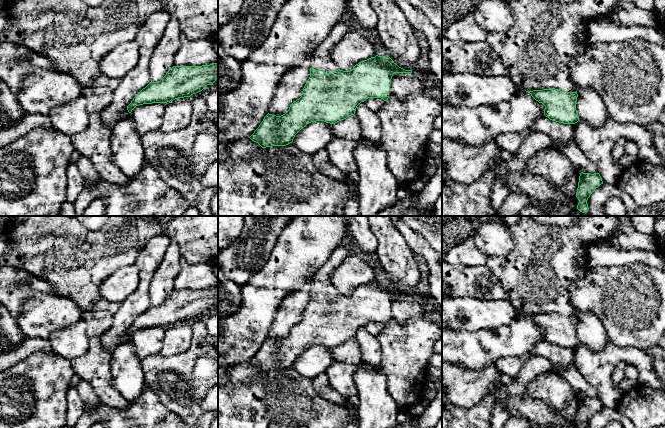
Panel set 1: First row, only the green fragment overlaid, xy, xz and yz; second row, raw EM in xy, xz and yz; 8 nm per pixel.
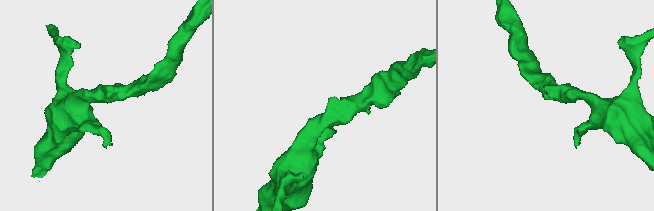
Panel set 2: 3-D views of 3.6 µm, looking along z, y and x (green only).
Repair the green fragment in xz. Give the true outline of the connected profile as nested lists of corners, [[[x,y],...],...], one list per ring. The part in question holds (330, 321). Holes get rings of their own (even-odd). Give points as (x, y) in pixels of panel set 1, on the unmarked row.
[[[351,237],[346,239],[331,254],[330,259],[313,275],[310,283],[310,301],[306,305],[302,319],[294,325],[289,334],[276,340],[267,338],[259,351],[249,361],[262,372],[286,370],[293,366],[295,359],[307,348],[316,345],[335,348],[354,339],[357,330],[368,322],[381,322],[387,325],[391,303],[394,297],[412,297],[399,291],[388,279],[371,281],[356,288],[352,294],[340,294],[330,282],[330,274],[349,255],[357,252],[357,246]]]

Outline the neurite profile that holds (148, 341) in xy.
[[[152,327],[136,330],[130,337],[135,354],[140,359],[160,354],[163,347],[164,333],[165,327]]]

